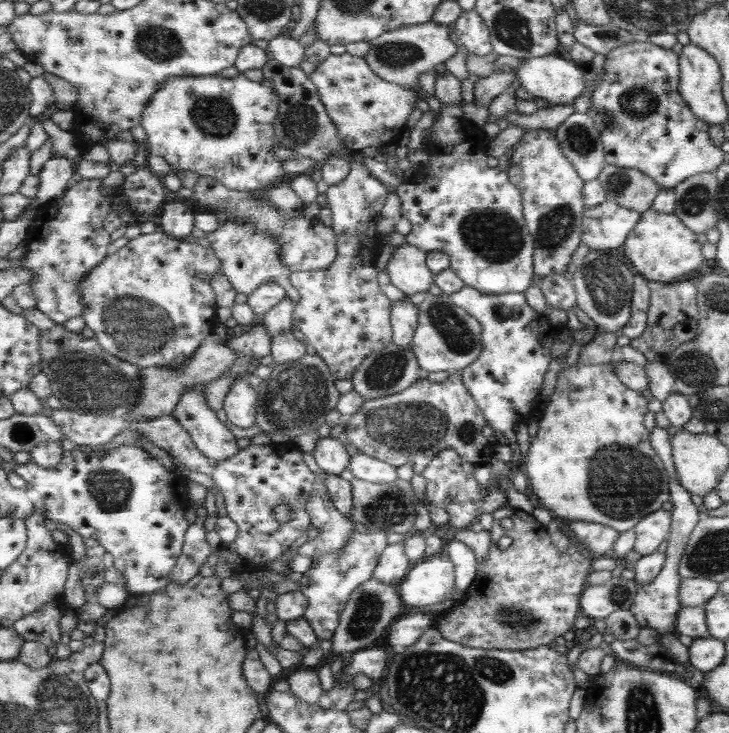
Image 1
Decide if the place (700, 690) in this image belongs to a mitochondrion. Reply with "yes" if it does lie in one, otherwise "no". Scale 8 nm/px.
no

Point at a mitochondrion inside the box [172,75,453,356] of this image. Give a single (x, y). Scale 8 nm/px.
(213, 115)

